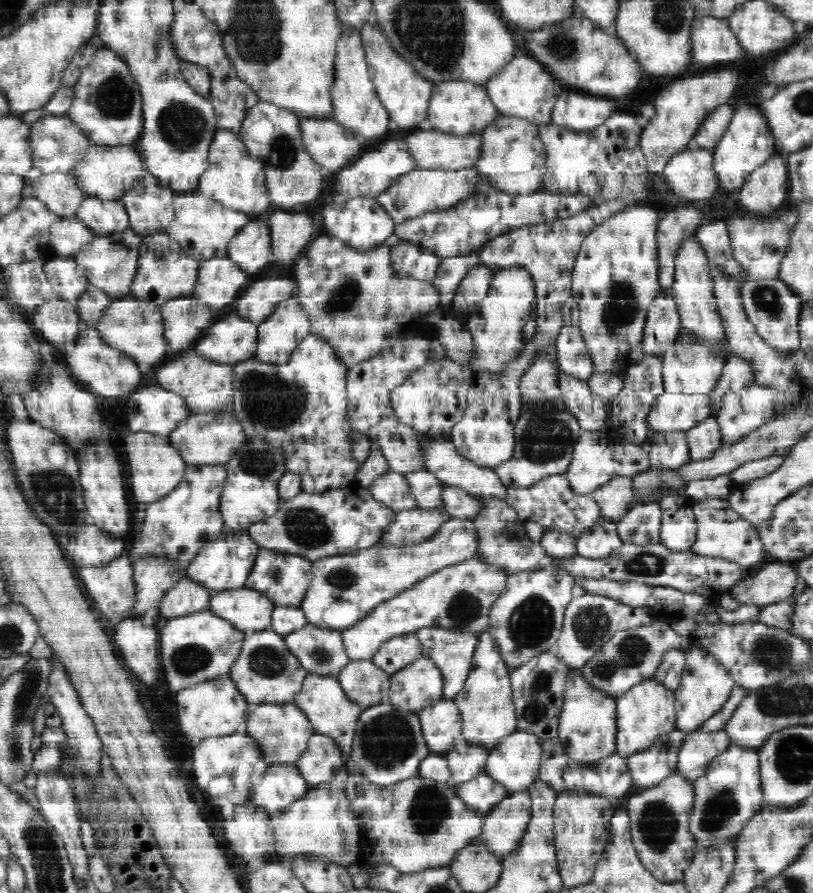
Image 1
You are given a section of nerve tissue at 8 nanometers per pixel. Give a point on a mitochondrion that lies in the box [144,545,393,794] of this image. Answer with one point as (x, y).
(266, 660)

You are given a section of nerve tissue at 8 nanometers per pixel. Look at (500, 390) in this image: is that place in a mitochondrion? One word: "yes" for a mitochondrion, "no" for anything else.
no

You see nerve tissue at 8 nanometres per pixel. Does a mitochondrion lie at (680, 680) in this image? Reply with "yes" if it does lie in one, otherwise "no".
no

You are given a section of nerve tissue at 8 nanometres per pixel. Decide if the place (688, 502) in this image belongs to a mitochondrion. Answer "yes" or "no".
no

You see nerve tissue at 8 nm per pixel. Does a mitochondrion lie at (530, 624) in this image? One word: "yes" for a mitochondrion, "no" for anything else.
yes

